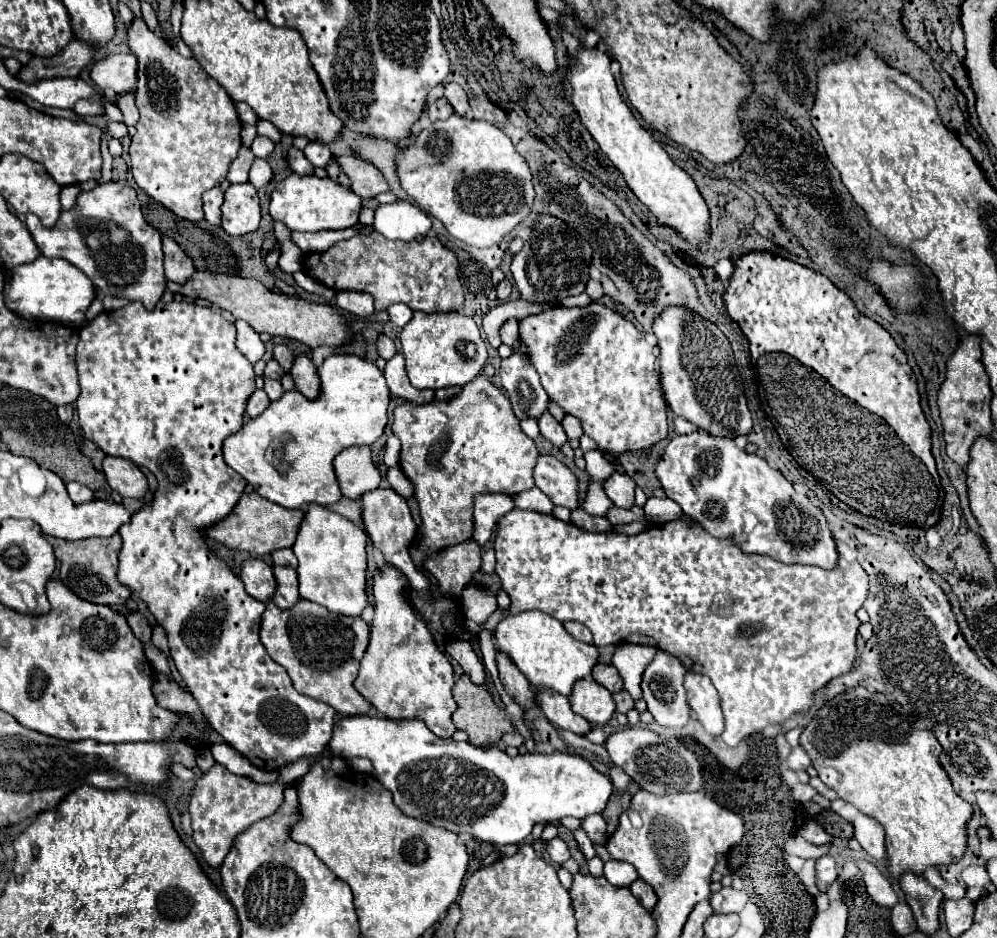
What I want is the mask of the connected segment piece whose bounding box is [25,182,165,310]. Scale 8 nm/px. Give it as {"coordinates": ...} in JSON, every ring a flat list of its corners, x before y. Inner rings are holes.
{"coordinates":[[105,182,105,184,95,186,95,188,93,188,93,190,89,190,89,192,79,192,75,206,73,206,71,210,63,210,63,212,61,212,61,216,59,216,59,220,57,220,57,224,55,224,55,226,51,226,51,228,41,226,41,222,39,222,39,218,37,218,35,214,27,214,25,224,27,224,29,232,31,232,31,236,37,240,37,246,39,246,39,250,41,250,41,254,43,254,43,256,47,256,47,258,65,258,65,260,69,260,71,264,75,264,77,268,83,268,83,272,85,272,85,274,93,280,93,284,97,286,97,290,99,290,99,292,103,292,103,294,111,294,111,296,117,296,117,298,127,298,127,300,141,300,141,302,143,302,143,306,145,306,147,310,153,310,153,308,155,308,155,304,159,302,161,294,165,292,165,274,163,274,161,234,159,234,159,232,155,232,155,228,151,228,151,226,143,220,143,214,141,214,141,204,139,204,139,200,137,200,137,194,135,194,135,190,133,190,127,182],[113,222,117,224,117,228,115,228,115,230,111,230,111,228,109,228,109,232,107,232,107,226,111,226]]}

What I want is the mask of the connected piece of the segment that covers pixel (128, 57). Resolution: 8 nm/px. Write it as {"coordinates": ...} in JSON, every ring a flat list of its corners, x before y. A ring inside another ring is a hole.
{"coordinates":[[131,52,109,54,93,66,91,78,97,88,111,88,117,94,131,92,137,84,137,58]]}

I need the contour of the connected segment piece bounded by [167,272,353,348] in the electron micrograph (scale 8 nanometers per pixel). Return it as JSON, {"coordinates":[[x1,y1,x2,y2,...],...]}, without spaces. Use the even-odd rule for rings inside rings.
{"coordinates":[[195,272,193,278,187,282,187,284,173,284,169,286,167,282,167,288,171,292,181,292,185,296,191,296,191,298,205,298,209,300,213,306,217,308,223,308,223,310,229,310,235,318,241,318,245,322,251,324,251,328,255,332,267,332,271,336,285,336,285,338,295,338,303,344,307,344,309,348,317,348,317,346,331,346,331,348,339,348,343,344,349,344,353,340,353,334,347,326,347,320,343,316,343,312,339,308,333,308,333,306,327,306,327,304,315,304,315,302,307,302,303,298,293,298,293,296,285,296,285,294,277,294,269,288,265,288,261,282,257,280,249,280,249,278,243,278,243,276,233,276,233,274,221,274,221,276,211,276,211,272]]}

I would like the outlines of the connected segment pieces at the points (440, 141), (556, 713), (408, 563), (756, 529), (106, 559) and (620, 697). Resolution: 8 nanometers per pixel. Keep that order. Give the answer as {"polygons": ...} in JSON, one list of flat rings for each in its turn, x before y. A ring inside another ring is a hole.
{"polygons":[[[453,114,451,118,435,122,431,128,423,130,415,142,415,148,407,148,405,152,397,154,401,186,423,212,439,218,447,232,457,240,477,248,489,248,499,244,521,220,529,216,535,196,529,166,515,150,509,136,505,136,491,122,467,120,459,114]],[[535,692,535,702,541,708,541,712,549,718,549,722,553,722,555,726,575,732,579,736,589,732,589,722,579,718,571,710,571,704,565,696,559,696,557,692]],[[375,488,361,498,361,508,363,508,365,530,367,530,367,536,373,540,373,546,383,552,383,556,389,564,395,564,409,578,409,582,415,590,431,594,431,586,433,586,431,580,415,566,415,562,411,560,411,554,409,554,409,548,417,536,417,526,409,514,409,506,407,506,405,498,401,498,391,488]],[[699,430,675,436,661,454,655,472,665,494,711,536,733,538,743,552,763,554,783,564,837,566,839,554,819,508,807,496,799,494,765,458,747,454,731,438,719,438],[749,516,755,520,749,522]],[[113,534,109,538,87,538,77,542,67,542,59,538,45,536,55,550,55,558,59,560,59,578,61,582,71,588,79,598,95,604,107,606,123,606,131,598,131,590,117,582,117,562,119,550,123,546,121,536]],[[627,690,613,694,613,700,615,700,615,704,617,704,617,712,627,714,629,710,633,710,633,708,635,708,635,700,629,696,629,692,627,692]]]}

